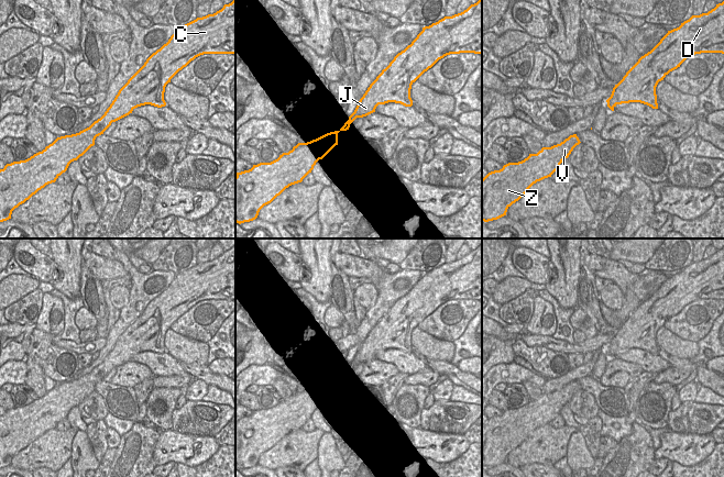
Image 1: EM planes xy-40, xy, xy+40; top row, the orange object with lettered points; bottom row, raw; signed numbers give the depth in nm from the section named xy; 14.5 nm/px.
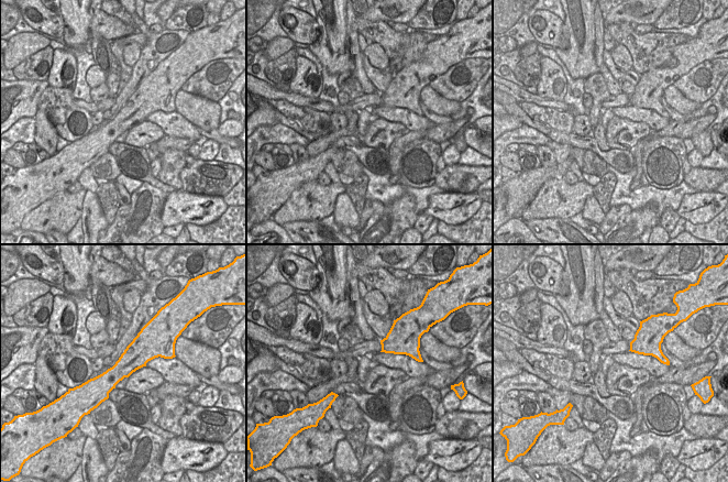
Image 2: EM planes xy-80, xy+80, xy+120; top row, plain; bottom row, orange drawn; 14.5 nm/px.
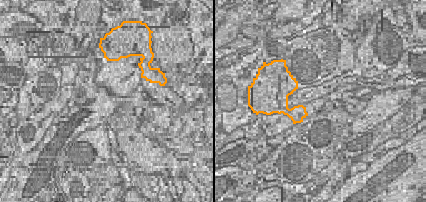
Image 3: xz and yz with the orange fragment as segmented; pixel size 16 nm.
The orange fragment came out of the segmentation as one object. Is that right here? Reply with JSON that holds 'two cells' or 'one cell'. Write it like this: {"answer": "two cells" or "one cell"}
{"answer": "one cell"}

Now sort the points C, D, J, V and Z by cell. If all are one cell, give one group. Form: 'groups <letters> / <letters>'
groups C D J V Z

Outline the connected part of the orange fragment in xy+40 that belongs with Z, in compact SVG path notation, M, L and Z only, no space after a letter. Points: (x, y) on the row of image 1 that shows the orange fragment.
M573 134L560 144L542 147L537 154L529 154L522 162L508 163L502 169L489 173L482 179L482 221L489 222L506 215L507 209L518 201L534 184L551 177L560 168L562 160L568 158L580 143L577 134Z

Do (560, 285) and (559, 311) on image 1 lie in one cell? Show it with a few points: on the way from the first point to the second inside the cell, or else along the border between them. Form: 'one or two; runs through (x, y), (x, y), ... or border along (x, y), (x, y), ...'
two; border along (546, 289), (562, 307), (574, 308)

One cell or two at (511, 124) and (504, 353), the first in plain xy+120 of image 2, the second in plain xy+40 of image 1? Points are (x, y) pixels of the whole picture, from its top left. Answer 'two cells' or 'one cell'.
one cell

